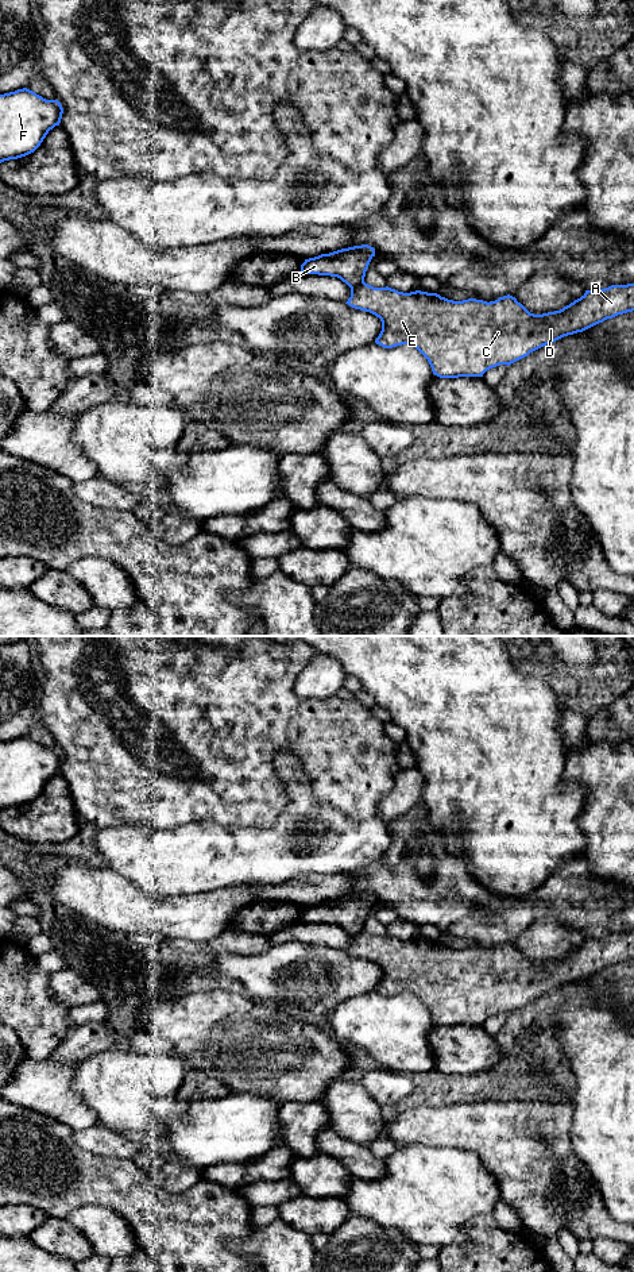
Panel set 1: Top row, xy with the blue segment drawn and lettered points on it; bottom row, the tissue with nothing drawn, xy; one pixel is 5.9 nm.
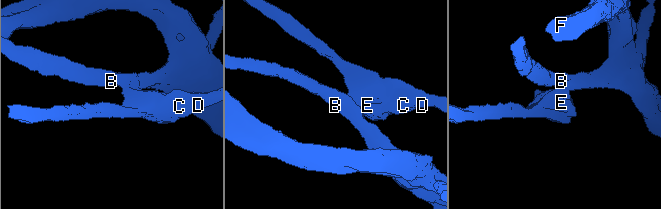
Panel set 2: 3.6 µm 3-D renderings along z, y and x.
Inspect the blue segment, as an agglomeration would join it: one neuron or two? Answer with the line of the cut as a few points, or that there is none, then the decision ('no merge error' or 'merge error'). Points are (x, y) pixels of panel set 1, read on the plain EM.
xy (363, 929), (351, 937) | merge error

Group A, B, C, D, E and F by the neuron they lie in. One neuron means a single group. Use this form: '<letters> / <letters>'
A C D E / B F

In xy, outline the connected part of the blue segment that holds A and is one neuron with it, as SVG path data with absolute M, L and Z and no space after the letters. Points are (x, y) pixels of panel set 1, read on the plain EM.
M366 930L351 937L345 951L380 967L382 979L375 991L393 997L414 994L440 1026L483 1025L499 1013L507 1013L564 984L583 980L607 967L634 959L634 932L611 933L585 941L560 959L542 963L530 961L515 945L507 943L495 949L468 947L453 949L437 941L403 941L388 934L374 936Z

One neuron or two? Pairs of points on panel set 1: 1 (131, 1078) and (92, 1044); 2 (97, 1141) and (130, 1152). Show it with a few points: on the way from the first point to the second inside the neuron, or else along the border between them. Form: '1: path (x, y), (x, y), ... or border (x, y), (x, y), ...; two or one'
1: border (113, 1045), (93, 1052), (82, 1060); two
2: path (105, 1143), (122, 1148); one

